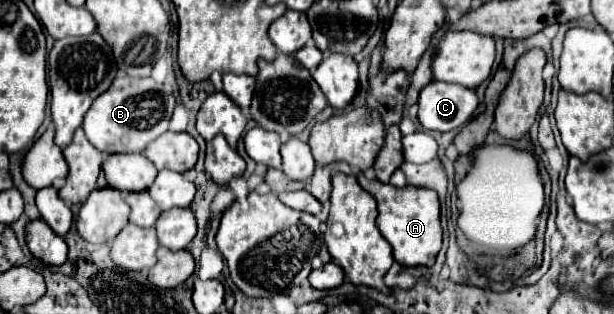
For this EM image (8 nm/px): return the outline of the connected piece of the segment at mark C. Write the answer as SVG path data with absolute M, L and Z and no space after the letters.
M432 80L420 90L418 120L426 130L448 132L466 124L476 108L478 96L474 90Z

